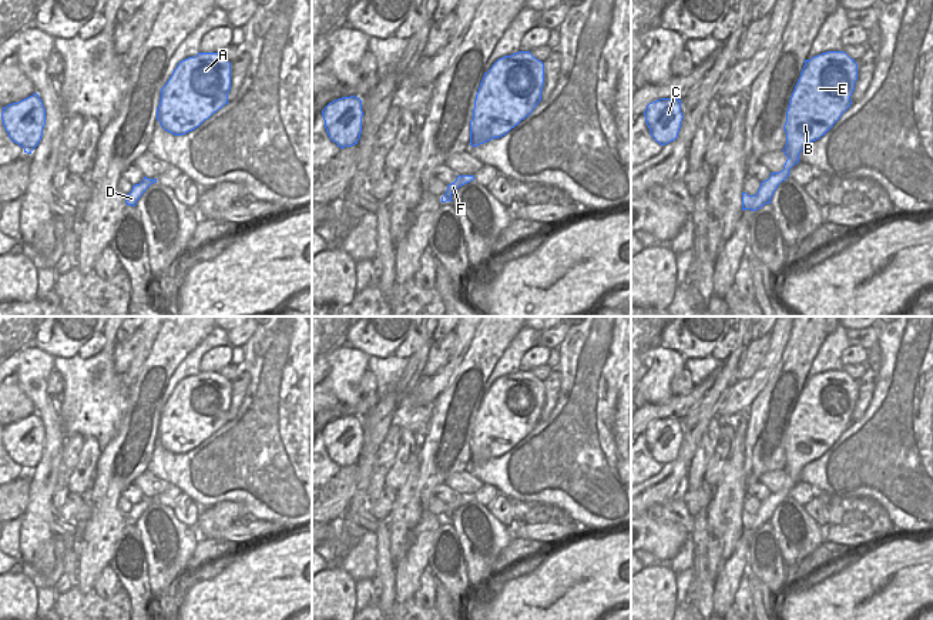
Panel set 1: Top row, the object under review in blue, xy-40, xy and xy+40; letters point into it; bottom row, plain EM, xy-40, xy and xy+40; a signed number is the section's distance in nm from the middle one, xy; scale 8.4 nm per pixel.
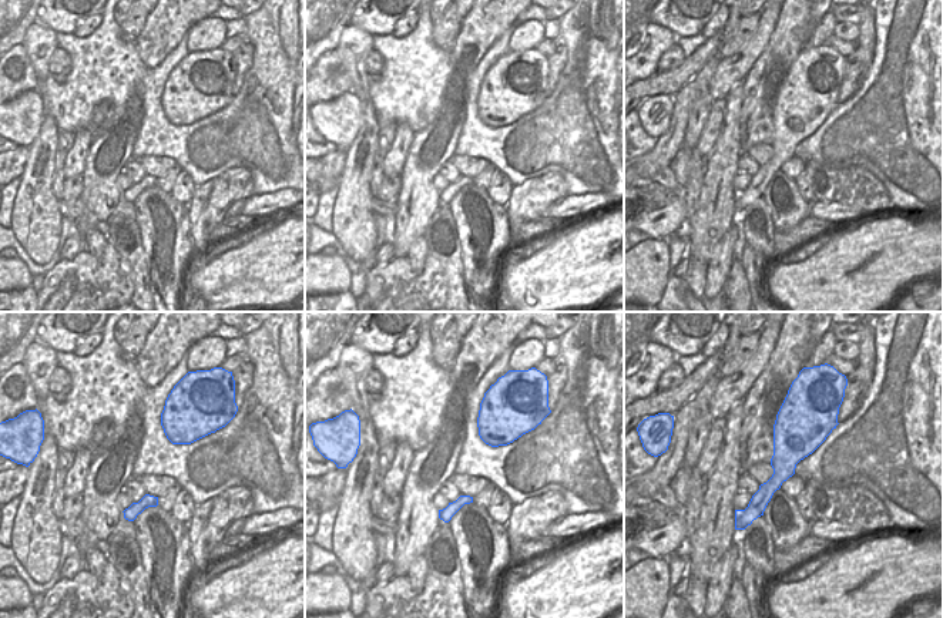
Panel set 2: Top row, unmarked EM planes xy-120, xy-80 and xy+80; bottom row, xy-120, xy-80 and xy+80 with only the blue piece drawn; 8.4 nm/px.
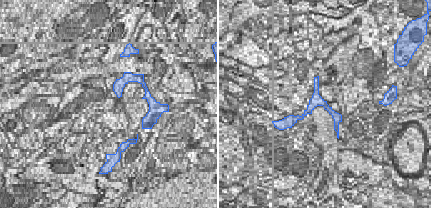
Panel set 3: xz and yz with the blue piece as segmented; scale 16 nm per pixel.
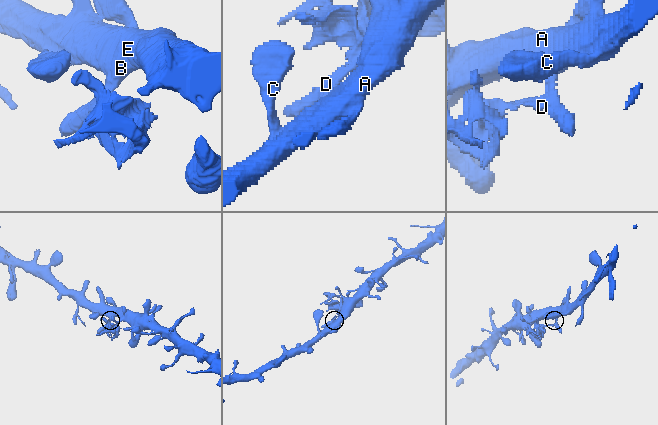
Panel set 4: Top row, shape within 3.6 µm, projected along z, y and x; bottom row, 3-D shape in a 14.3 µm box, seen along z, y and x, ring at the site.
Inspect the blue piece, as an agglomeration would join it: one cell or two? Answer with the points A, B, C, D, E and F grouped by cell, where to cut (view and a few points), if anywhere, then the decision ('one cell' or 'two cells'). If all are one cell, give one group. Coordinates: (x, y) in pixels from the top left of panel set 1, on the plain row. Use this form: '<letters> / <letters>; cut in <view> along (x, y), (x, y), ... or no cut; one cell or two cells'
A B C E F / D; cut in xy along (450, 516), (449, 519); two cells

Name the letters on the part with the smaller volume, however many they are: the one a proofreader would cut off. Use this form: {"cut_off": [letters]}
{"cut_off": ["D"]}

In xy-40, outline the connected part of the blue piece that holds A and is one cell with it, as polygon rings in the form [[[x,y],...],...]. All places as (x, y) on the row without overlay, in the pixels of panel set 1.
[[[198,372],[178,382],[161,408],[157,439],[161,446],[184,455],[228,423],[231,382],[218,372]]]

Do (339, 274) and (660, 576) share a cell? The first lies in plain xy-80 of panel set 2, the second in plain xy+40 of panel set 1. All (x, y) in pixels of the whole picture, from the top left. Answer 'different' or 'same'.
same

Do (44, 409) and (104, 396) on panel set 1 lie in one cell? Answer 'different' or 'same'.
different

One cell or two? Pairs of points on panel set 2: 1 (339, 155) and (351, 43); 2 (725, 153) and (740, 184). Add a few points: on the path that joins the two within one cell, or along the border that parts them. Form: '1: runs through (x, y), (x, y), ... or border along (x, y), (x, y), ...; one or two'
1: border along (345, 150), (344, 170), (338, 181); two
2: border along (738, 170), (734, 178), (734, 190); two

